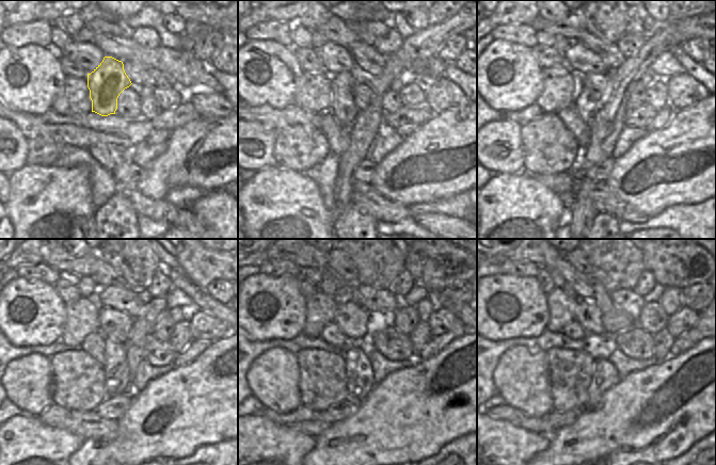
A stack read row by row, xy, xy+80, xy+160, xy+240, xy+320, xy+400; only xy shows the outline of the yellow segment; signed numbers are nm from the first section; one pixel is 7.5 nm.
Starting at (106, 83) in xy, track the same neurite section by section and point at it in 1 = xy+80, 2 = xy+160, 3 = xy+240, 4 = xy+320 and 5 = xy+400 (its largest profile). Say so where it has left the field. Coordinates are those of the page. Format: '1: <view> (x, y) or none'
1: xy+80 (343, 106)
2: xy+160 (588, 109)
3: xy+240 (117, 379)
4: xy+320 (359, 371)
5: xy+400 (605, 375)

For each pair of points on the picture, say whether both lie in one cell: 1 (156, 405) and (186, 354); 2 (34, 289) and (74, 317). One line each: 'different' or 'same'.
1: different
2: different

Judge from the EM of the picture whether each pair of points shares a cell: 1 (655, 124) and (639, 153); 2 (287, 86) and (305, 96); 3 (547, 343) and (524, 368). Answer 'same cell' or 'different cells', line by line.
1: different cells
2: different cells
3: different cells

